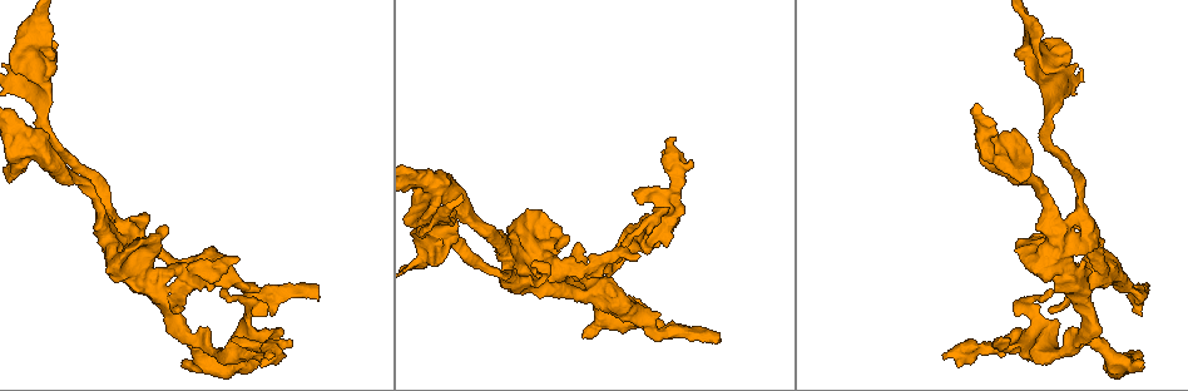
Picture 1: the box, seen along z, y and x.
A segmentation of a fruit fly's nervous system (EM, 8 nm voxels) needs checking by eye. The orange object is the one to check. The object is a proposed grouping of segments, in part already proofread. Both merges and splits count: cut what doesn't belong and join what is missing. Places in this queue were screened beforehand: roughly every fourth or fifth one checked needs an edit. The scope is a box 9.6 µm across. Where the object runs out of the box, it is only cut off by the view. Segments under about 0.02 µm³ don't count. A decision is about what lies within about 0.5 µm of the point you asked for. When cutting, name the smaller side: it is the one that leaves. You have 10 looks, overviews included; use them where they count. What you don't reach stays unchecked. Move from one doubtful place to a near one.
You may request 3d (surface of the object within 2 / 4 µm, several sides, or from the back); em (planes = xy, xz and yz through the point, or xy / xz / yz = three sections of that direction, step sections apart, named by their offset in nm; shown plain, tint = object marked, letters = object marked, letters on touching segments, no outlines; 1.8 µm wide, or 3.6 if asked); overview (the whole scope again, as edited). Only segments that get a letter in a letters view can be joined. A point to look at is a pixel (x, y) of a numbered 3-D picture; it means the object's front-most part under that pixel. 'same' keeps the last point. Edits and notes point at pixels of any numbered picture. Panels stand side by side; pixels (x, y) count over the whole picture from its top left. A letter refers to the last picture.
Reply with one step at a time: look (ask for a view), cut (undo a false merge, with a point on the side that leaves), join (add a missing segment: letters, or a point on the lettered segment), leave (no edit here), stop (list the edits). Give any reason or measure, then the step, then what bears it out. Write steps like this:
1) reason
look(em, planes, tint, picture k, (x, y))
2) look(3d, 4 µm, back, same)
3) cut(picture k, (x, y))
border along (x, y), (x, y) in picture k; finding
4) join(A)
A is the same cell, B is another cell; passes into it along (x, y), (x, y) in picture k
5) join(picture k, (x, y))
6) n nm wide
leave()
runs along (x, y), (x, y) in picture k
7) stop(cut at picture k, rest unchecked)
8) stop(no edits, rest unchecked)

arms run side by side
look(3d, 4 µm, picture 1, (35, 66))

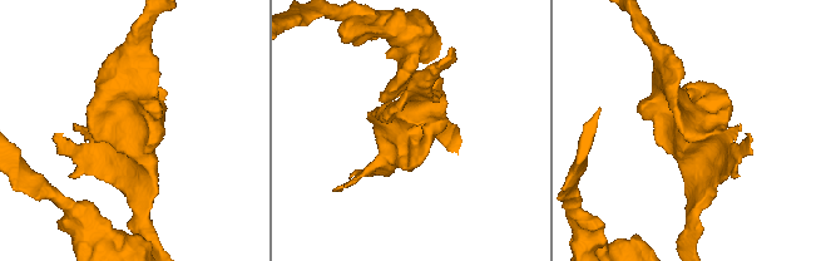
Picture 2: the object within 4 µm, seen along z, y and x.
need the tissue
look(em, planes, plain, picture 2, (687, 132))

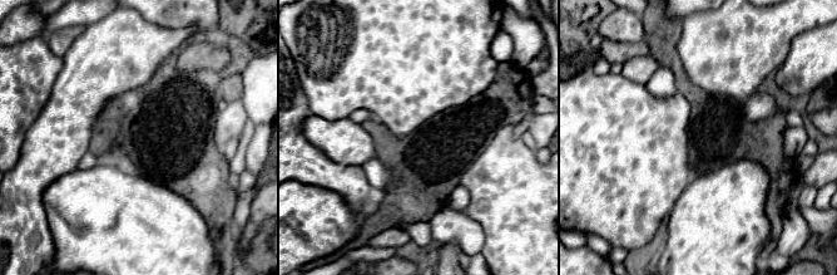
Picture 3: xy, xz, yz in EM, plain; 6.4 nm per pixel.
what lies round it
look(em, planes, letters, same)

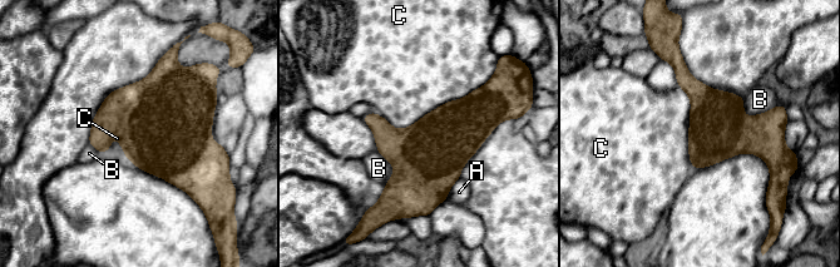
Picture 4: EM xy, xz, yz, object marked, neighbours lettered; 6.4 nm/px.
leave()
A, B and C are other cells; border along (489, 79), (408, 127), (375, 113) in picture 4; one neuron here

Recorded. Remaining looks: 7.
three-way junction
look(em, planes, plain, picture 1, (520, 279))

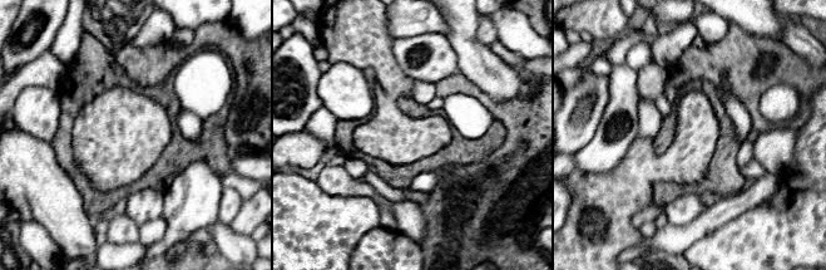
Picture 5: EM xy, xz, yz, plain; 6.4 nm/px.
look(em, planes, letters, same)

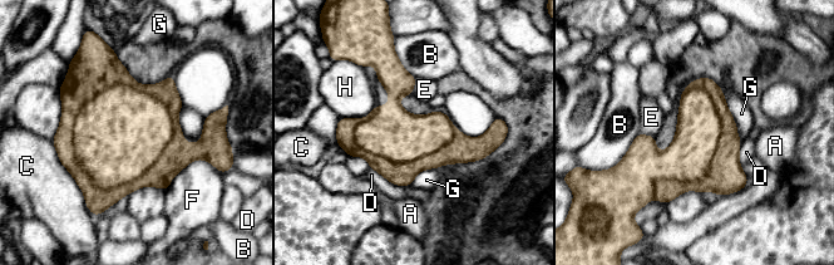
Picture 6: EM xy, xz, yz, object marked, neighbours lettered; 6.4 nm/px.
440 nm wide
cut(picture 6, (80, 86))
A, B, C, D, E, F, G and H are other cells; border along (136, 84), (74, 123), (102, 190) in picture 6; a second neuron is stuck on

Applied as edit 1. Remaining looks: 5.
stop(cut at picture 6, rest unchecked)

